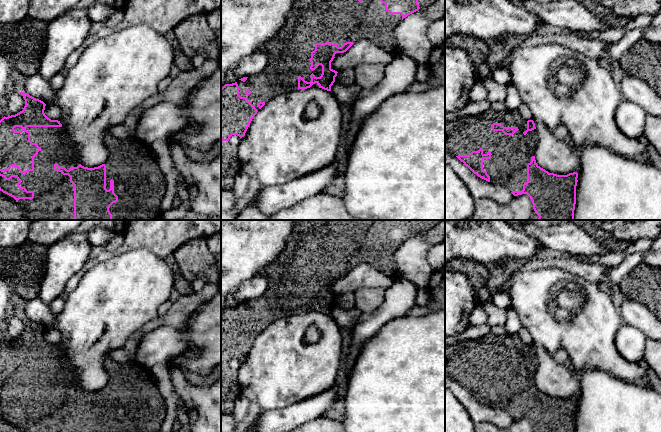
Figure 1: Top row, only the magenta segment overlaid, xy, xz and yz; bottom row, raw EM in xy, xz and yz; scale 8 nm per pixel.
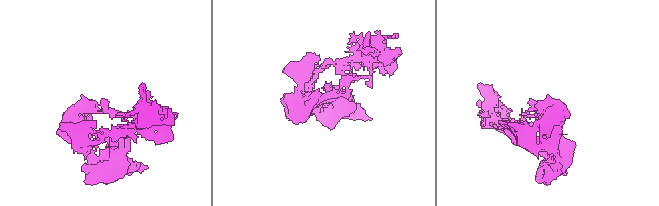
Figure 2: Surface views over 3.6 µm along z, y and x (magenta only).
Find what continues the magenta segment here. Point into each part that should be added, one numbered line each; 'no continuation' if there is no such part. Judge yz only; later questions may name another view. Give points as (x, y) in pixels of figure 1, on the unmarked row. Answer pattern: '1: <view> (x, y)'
1: yz (510, 378)

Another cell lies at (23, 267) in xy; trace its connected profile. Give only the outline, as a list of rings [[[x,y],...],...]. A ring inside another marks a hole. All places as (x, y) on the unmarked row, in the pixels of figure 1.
[[[30,240],[14,248],[0,248],[0,278],[13,287],[17,299],[38,298],[48,249]]]

